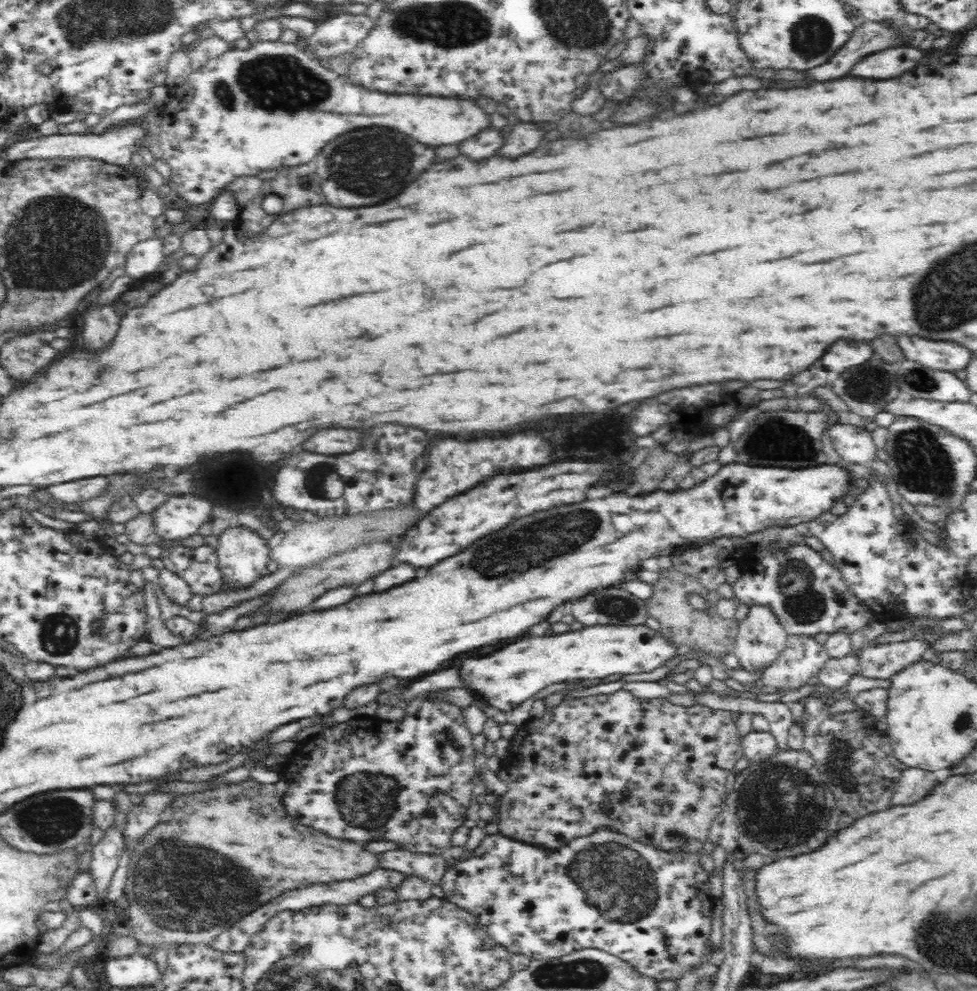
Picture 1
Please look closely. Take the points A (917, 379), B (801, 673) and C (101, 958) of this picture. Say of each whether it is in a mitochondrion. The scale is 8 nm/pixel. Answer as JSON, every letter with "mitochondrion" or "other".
{"A":"mitochondrion","B":"other","C":"other"}

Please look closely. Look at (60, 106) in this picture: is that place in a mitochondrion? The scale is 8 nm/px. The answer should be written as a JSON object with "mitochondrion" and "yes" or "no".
{"mitochondrion":"no"}

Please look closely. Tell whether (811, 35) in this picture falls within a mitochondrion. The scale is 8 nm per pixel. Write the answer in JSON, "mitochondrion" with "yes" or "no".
{"mitochondrion":"yes"}

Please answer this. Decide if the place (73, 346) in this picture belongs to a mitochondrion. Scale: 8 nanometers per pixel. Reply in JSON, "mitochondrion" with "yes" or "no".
{"mitochondrion":"no"}

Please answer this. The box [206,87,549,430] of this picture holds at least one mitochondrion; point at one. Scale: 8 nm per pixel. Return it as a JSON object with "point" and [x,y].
{"point":[370,165]}

